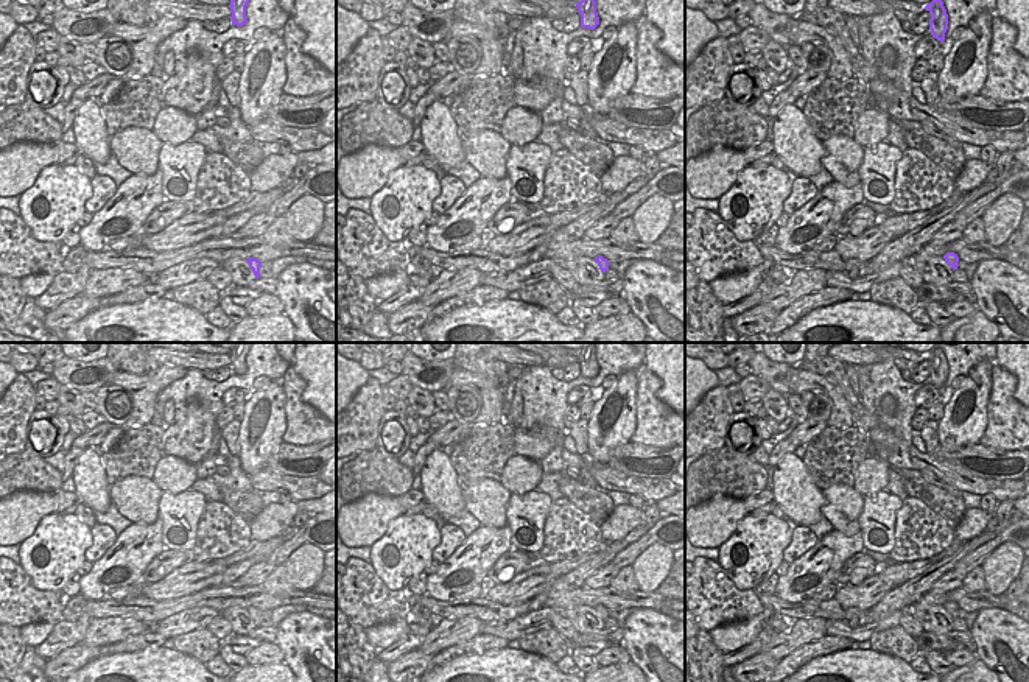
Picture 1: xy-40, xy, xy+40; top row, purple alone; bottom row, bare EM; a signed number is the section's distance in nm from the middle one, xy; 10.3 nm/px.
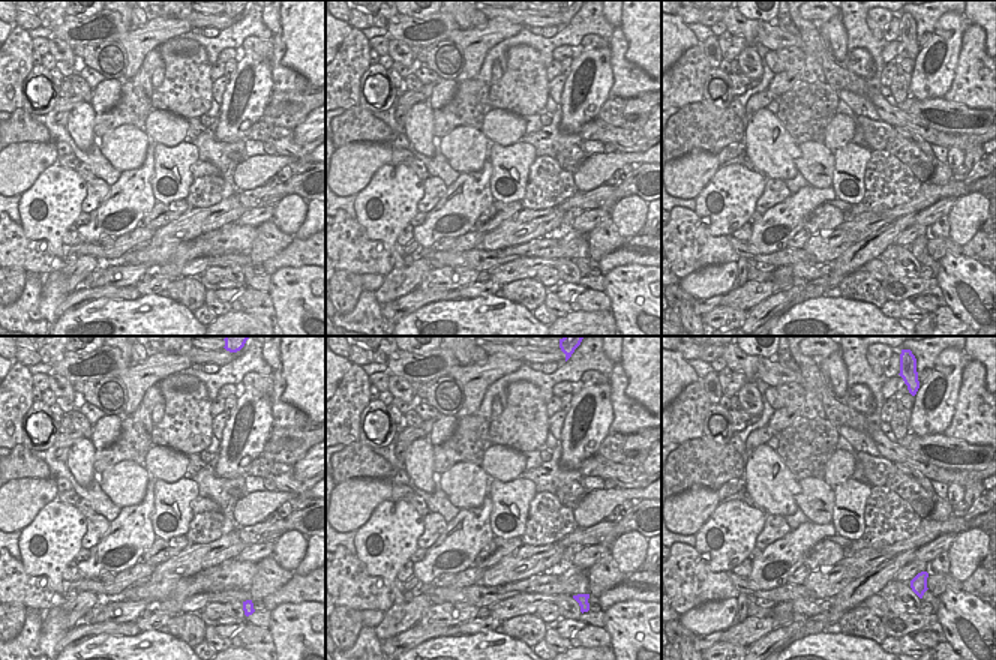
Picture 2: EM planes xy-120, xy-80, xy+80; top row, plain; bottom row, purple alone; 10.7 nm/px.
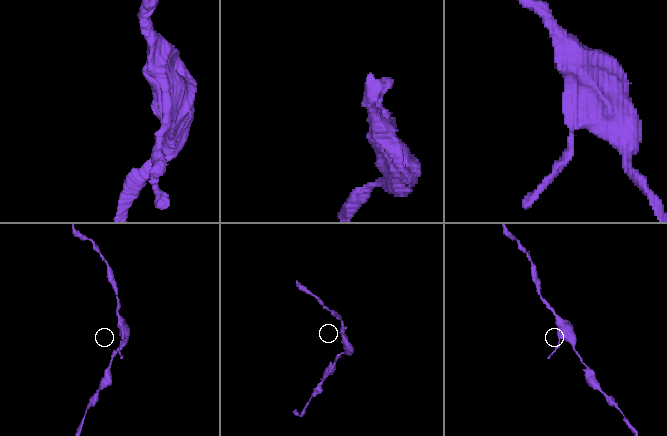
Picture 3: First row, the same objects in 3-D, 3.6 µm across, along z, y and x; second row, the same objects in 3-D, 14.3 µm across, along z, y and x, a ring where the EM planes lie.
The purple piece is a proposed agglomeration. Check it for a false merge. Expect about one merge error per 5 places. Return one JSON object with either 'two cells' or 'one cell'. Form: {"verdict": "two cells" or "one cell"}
{"verdict": "one cell"}

